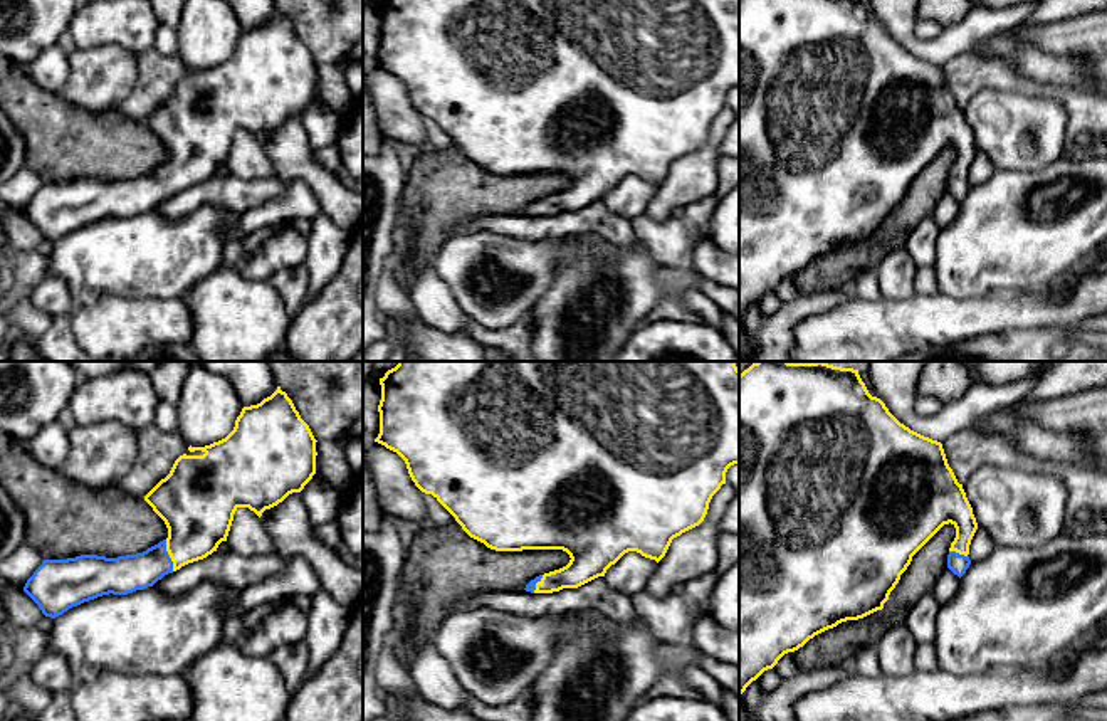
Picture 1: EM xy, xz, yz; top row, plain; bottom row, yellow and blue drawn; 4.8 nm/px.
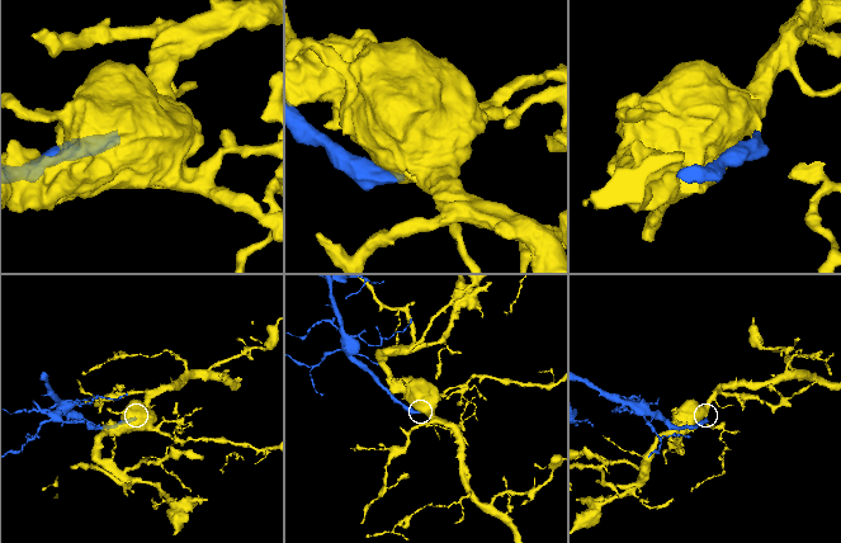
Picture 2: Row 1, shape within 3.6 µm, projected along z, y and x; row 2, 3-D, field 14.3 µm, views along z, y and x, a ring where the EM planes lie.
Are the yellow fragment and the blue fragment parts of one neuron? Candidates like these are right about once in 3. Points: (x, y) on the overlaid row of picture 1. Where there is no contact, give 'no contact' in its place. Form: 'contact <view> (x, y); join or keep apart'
contact xy (168, 553); join

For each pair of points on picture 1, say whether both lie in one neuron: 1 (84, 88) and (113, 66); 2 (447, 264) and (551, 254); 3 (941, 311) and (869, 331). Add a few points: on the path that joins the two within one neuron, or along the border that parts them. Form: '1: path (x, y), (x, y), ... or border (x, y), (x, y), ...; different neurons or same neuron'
1: path (91, 86), (106, 73); same neuron
2: path (472, 264), (493, 256), (526, 256); same neuron
3: path (923, 321), (887, 328); same neuron

